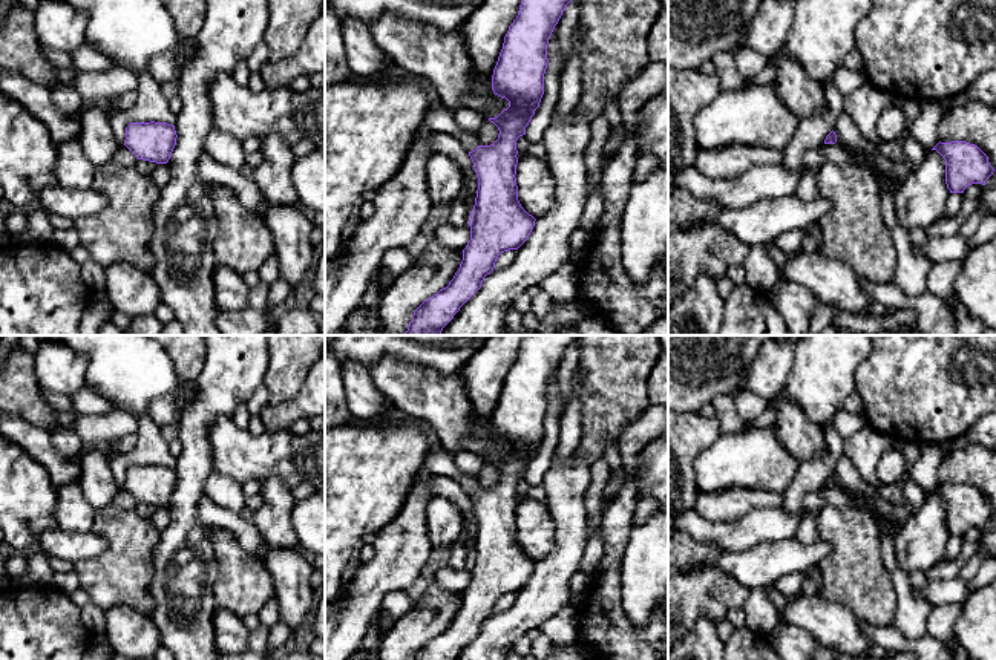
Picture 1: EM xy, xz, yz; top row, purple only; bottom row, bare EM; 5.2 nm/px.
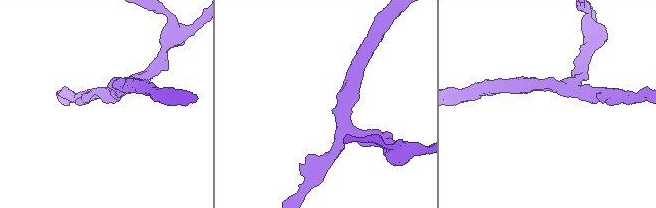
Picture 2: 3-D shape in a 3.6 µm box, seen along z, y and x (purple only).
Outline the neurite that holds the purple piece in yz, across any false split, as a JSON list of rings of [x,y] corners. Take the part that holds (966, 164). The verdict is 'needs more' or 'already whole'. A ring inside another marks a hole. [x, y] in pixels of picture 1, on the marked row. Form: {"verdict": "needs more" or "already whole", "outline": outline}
{"verdict": "already whole", "outline": [[[965,141],[938,142],[936,150],[945,159],[945,184],[950,193],[964,193],[971,184],[982,184],[994,168],[988,156],[975,144]]]}

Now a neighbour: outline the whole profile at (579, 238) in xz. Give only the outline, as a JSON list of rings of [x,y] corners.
[[[578,227],[570,236],[572,250],[585,250],[590,242],[590,233]]]

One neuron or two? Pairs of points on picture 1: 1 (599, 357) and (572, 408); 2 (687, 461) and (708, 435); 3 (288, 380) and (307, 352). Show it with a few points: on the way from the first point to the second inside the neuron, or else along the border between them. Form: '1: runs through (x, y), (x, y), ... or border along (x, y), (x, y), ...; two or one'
1: border along (578, 366), (581, 375), (581, 432); two
2: runs through (687, 455), (702, 440); one
3: runs through (288, 374), (301, 359); one

